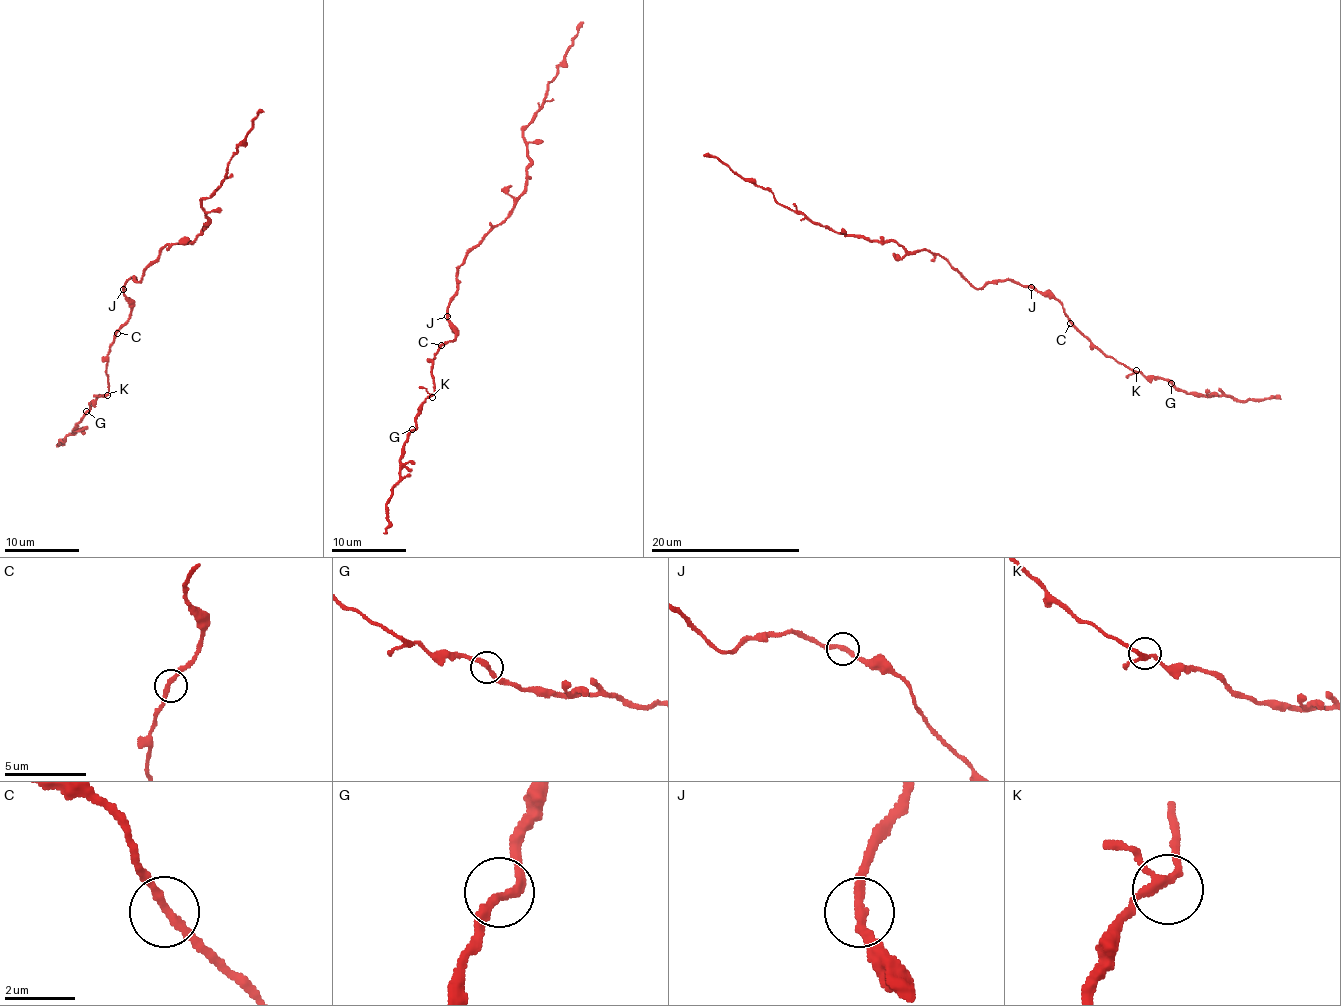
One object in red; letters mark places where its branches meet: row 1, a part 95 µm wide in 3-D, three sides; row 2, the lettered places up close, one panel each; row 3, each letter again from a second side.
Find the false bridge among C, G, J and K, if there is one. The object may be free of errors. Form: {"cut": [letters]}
{"cut": []}

